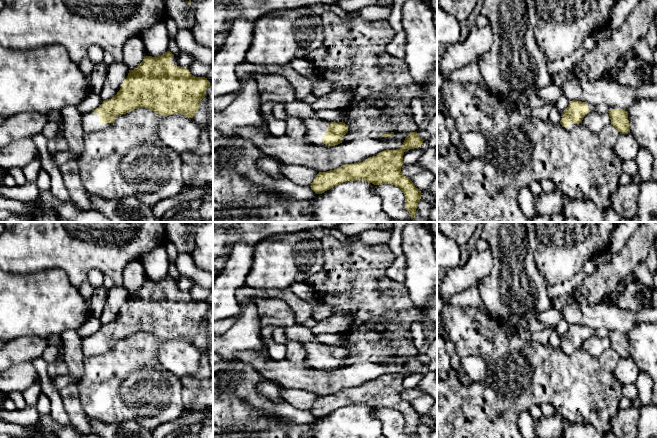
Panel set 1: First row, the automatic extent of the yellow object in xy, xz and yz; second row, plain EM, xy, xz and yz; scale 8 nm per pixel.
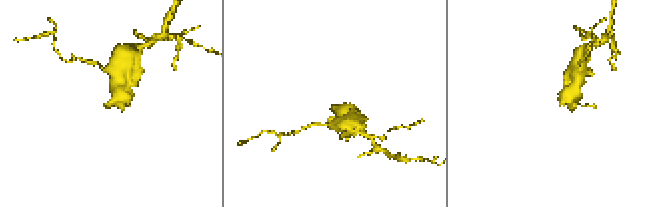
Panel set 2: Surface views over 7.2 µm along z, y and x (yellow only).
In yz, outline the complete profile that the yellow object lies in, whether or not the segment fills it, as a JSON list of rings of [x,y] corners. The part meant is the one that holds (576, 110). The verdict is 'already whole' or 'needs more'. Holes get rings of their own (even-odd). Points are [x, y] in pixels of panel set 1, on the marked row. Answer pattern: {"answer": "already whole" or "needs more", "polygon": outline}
{"answer": "needs more", "polygon": [[[577,100],[570,101],[566,110],[560,113],[560,124],[570,131],[582,123],[584,116],[592,111],[594,111],[594,105]]]}

